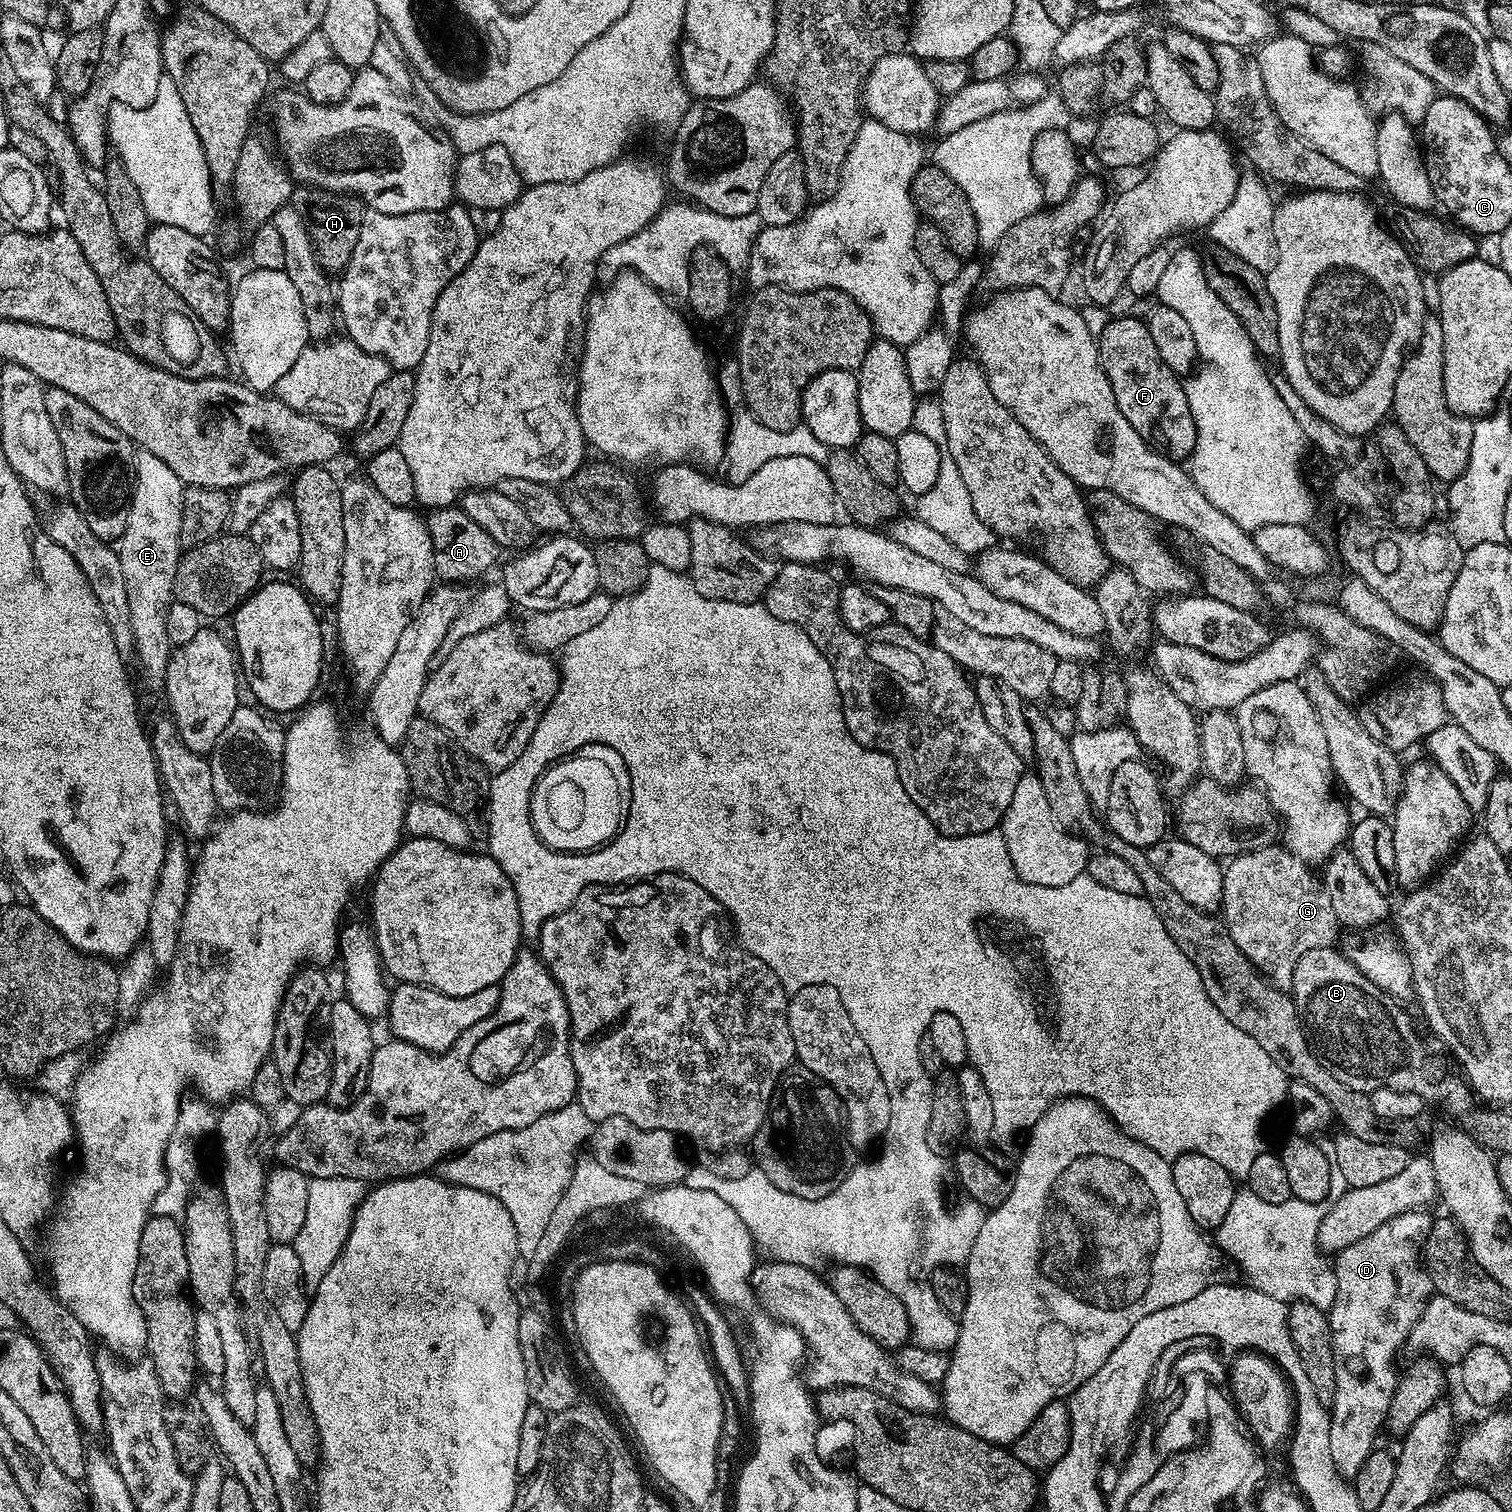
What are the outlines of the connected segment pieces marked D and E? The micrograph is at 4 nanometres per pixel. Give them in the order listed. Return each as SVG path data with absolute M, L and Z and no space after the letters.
M1424 1210L1398 1214L1394 1218L1390 1218L1390 1222L1378 1226L1378 1230L1374 1230L1374 1234L1366 1234L1366 1238L1358 1238L1358 1242L1346 1246L1341 1252L1335 1253L1334 1256L1334 1267L1338 1278L1338 1294L1334 1294L1334 1306L1327 1309L1330 1334L1334 1342L1334 1382L1336 1383L1334 1402L1330 1409L1332 1418L1330 1422L1330 1454L1334 1457L1334 1466L1338 1470L1338 1474L1349 1482L1355 1481L1358 1470L1362 1470L1362 1462L1366 1462L1366 1458L1370 1458L1370 1454L1377 1447L1376 1435L1379 1434L1380 1428L1382 1432L1388 1419L1390 1402L1398 1383L1398 1372L1392 1369L1392 1359L1399 1354L1400 1347L1402 1350L1407 1345L1408 1335L1414 1329L1415 1323L1418 1322L1419 1316L1422 1315L1423 1308L1427 1306L1428 1300L1434 1295L1432 1280L1429 1278L1428 1273L1425 1272L1423 1263L1421 1263L1424 1239L1433 1221L1433 1217L1431 1215L1427 1216L1428 1214Z
M143 450L135 453L132 501L118 551L130 601L130 626L134 626L134 660L140 663L145 686L156 690L164 687L166 666L172 656L173 644L167 637L166 618L174 601L174 574L182 555L180 531L185 487L162 458Z

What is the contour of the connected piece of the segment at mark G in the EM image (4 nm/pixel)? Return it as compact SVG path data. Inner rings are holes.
M1283 846L1243 852L1240 856L1231 857L1224 868L1222 919L1230 930L1230 938L1234 938L1238 950L1246 954L1253 968L1277 988L1291 989L1294 966L1306 950L1330 948L1337 943L1338 921L1334 906L1330 906L1330 894L1326 894L1323 879L1312 872L1315 871L1309 865Z

